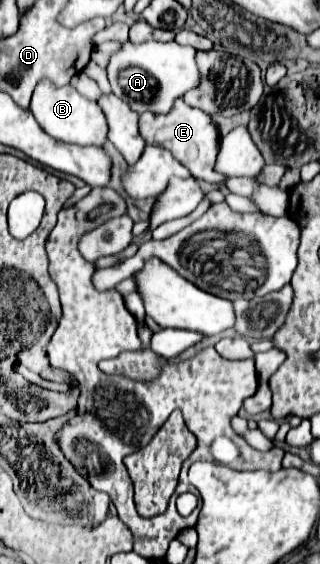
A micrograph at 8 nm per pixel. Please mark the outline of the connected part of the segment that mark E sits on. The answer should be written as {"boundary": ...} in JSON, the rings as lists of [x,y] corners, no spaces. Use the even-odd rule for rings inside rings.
{"boundary":[[[176,99],[170,113],[156,115],[156,113],[142,113],[138,117],[138,129],[146,145],[158,145],[168,149],[196,179],[204,179],[208,183],[224,183],[224,175],[216,175],[212,171],[212,163],[216,159],[220,135],[218,127],[212,121],[212,117],[200,109],[188,107],[182,99]]]}

